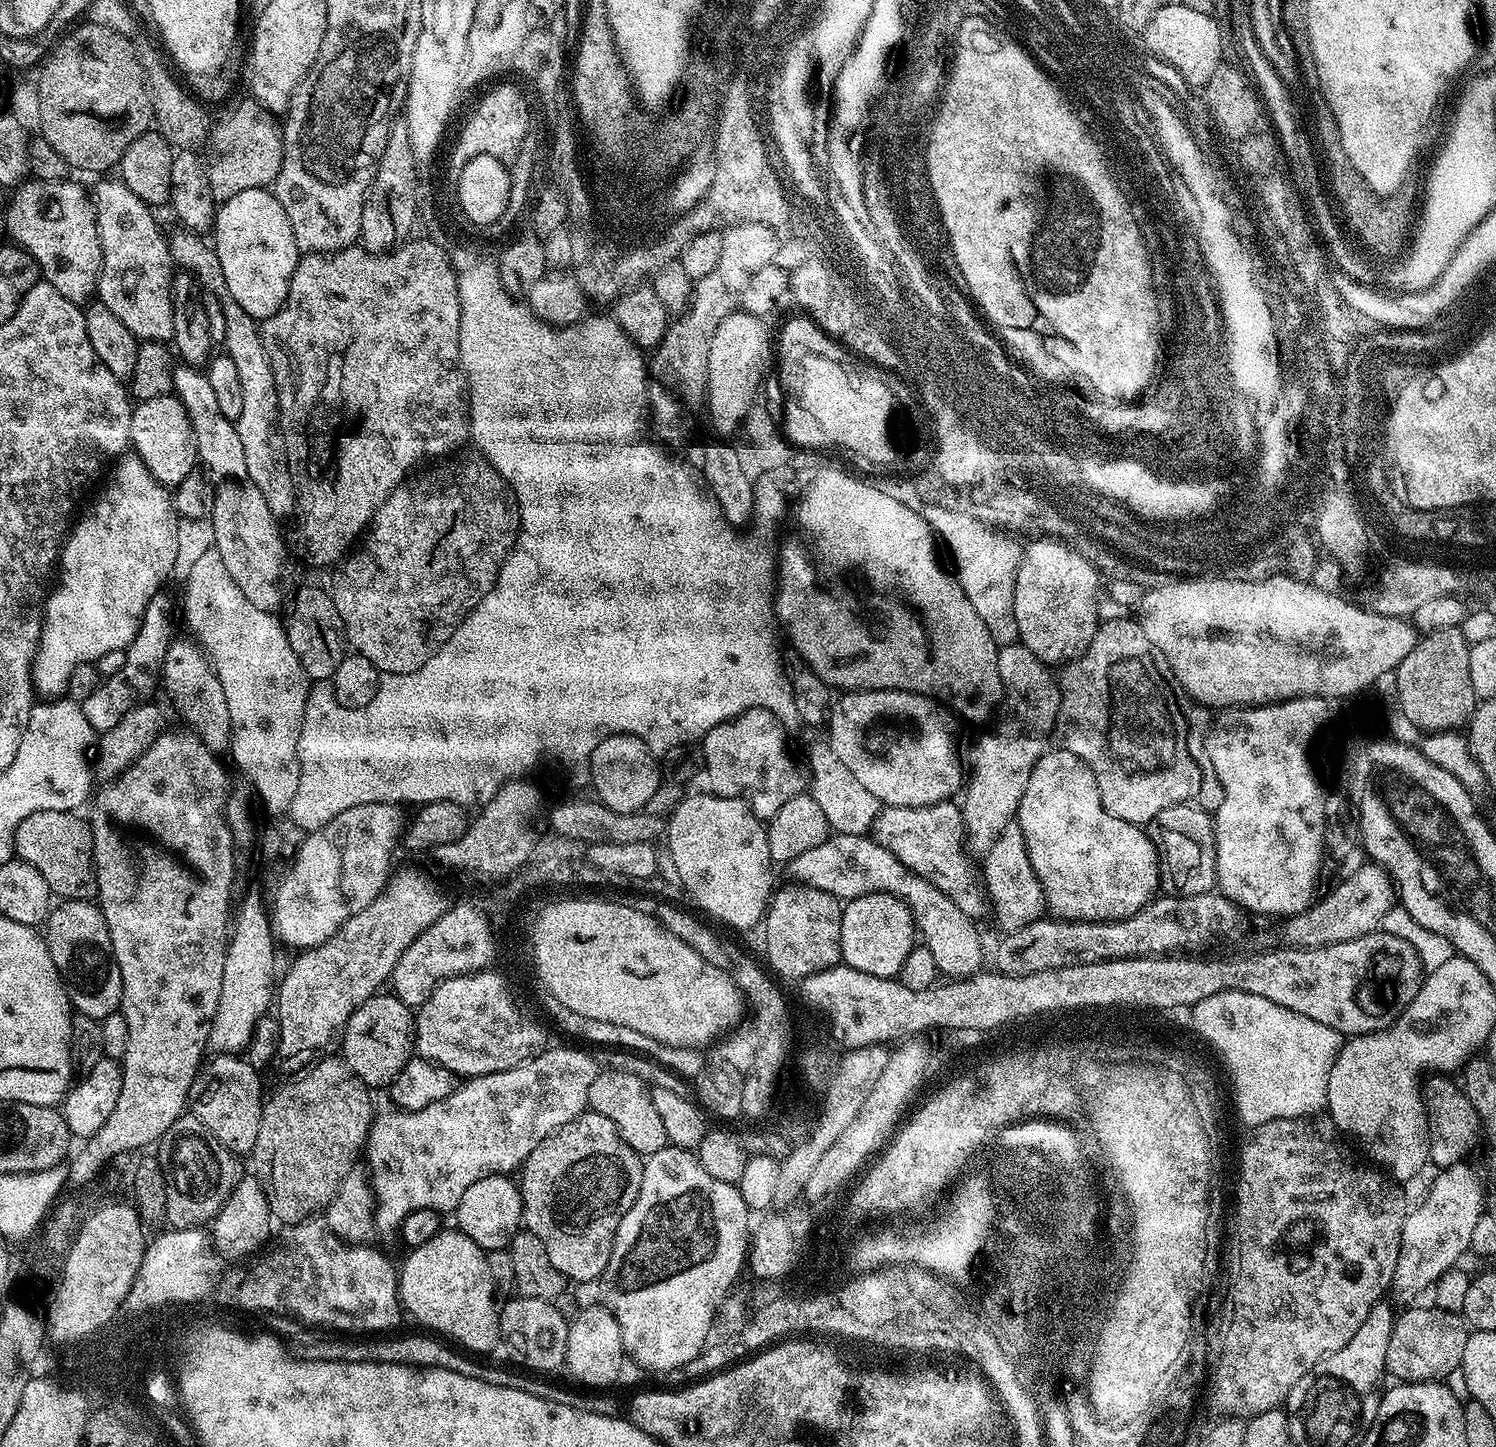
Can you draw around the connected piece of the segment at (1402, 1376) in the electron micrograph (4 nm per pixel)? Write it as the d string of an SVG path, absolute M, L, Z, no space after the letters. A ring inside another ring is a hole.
M1408 1306L1403 1309L1404 1313L1397 1315L1395 1317L1392 1333L1390 1334L1390 1342L1386 1346L1386 1362L1384 1367L1386 1369L1387 1375L1397 1376L1395 1379L1400 1382L1440 1382L1449 1376L1451 1372L1457 1371L1463 1365L1464 1362L1464 1351L1466 1350L1466 1342L1468 1341L1470 1332L1466 1327L1465 1321L1461 1319L1459 1315L1455 1312L1448 1312L1444 1308L1438 1308L1435 1306L1429 1306L1429 1308L1416 1308L1417 1306Z

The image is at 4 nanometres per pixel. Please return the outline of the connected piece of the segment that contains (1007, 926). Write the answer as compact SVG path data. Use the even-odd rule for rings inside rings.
M1012 821L1003 828L994 846L983 857L982 882L992 914L996 916L997 924L1003 933L1018 931L1024 925L1040 918L1046 910L1044 888L1037 877L1037 872L1029 860L1024 844L1024 835L1017 821Z

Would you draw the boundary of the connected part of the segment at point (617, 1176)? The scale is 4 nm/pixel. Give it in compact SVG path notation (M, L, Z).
M591 1110L581 1112L566 1126L550 1133L524 1159L518 1176L520 1197L524 1203L523 1227L534 1233L542 1246L546 1246L546 1258L550 1258L550 1266L556 1272L561 1272L565 1281L577 1280L580 1284L588 1284L591 1280L599 1281L603 1277L614 1234L626 1210L630 1210L638 1198L643 1173L644 1160L634 1150L630 1150L630 1146L626 1146L614 1122Z

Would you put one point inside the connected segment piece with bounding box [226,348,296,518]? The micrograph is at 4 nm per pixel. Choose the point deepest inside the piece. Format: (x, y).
(259, 428)

